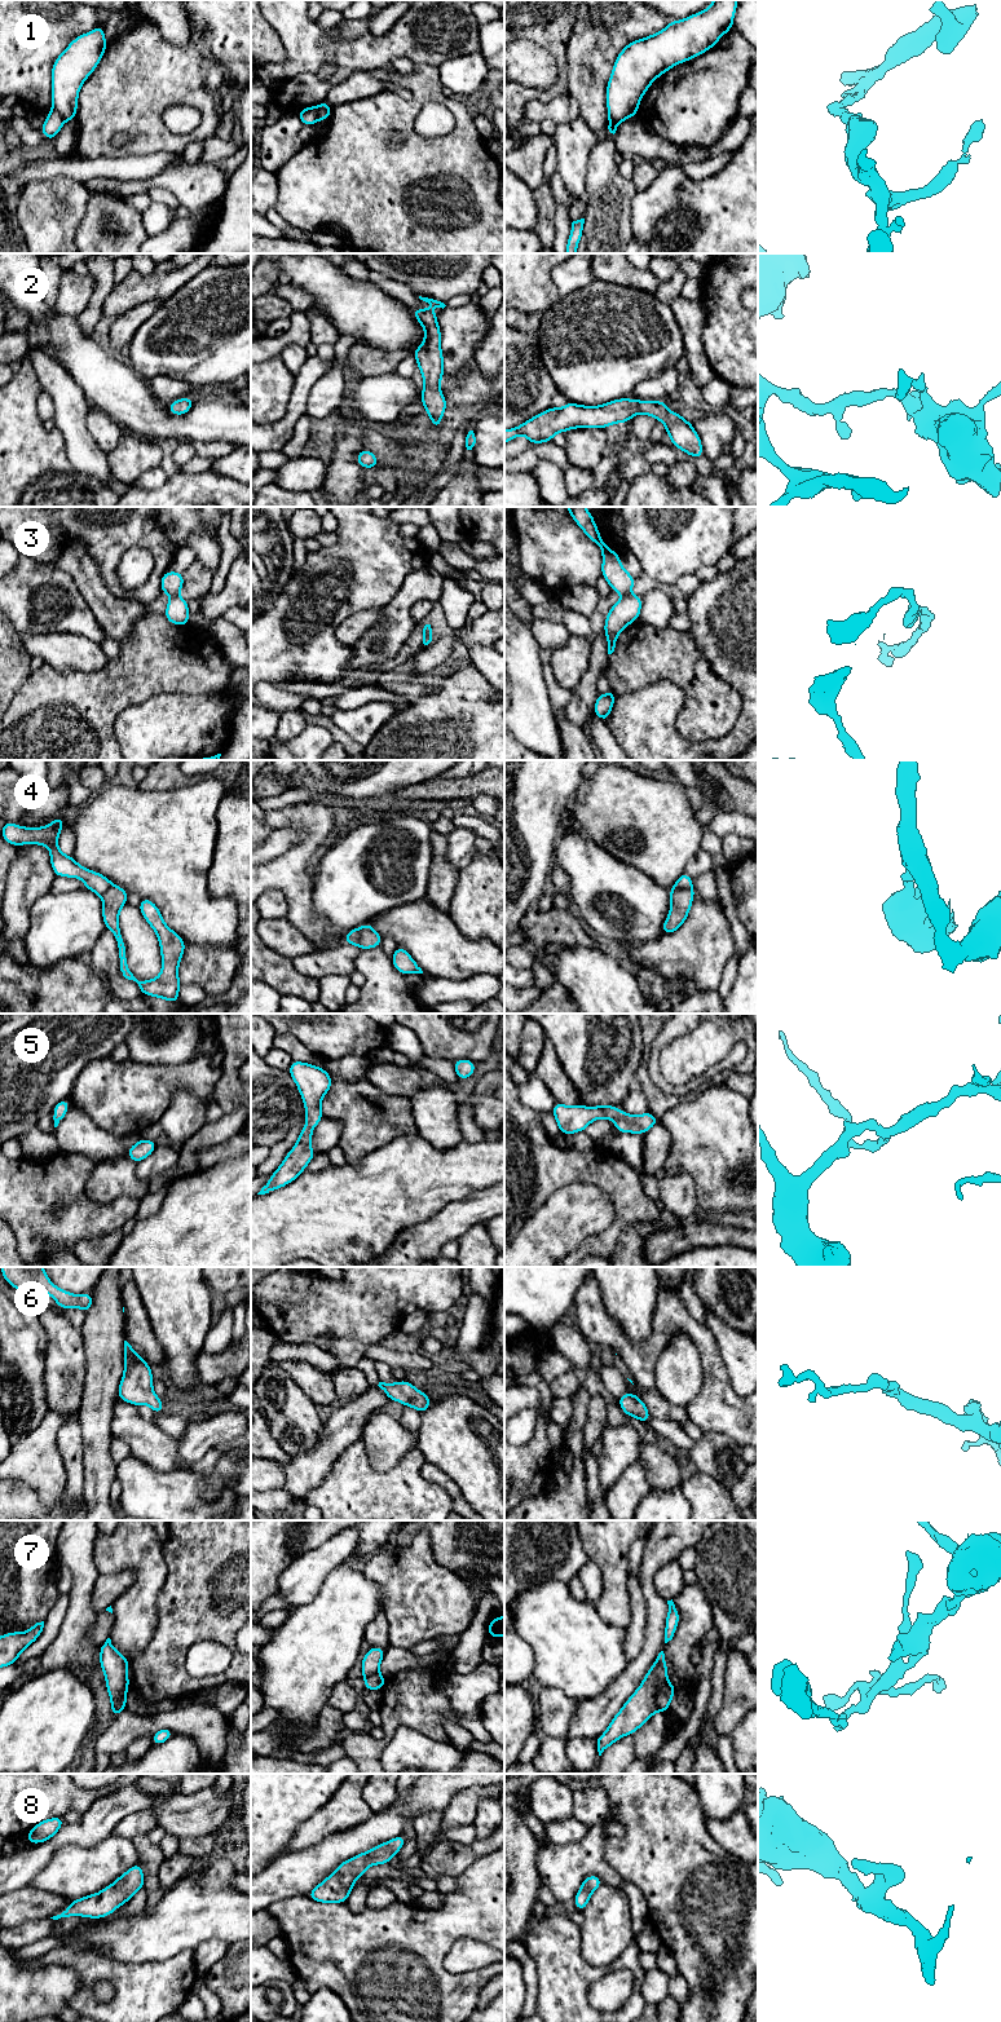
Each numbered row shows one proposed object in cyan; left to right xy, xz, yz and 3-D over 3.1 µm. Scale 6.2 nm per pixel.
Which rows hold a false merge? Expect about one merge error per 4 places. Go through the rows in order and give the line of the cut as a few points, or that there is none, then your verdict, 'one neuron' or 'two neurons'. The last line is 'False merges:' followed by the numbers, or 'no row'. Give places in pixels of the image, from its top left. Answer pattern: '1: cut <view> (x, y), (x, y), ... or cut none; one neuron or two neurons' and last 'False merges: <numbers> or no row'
1: cut xy (52, 109), (65, 120); two neurons
2: cut none; one neuron
3: cut xy (177, 594), (171, 596); two neurons
4: cut yz (692, 887), (671, 890); two neurons
5: cut none; one neuron
6: cut none; one neuron
7: cut yz (667, 1680), (657, 1692), (657, 1709); two neurons
8: cut none; one neuron
False merges: 1, 3, 4, 7

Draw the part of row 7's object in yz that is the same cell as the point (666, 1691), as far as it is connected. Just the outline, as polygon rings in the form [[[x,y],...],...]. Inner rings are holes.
[[[666,1681],[657,1692],[657,1708],[662,1713],[666,1713],[670,1708],[670,1700],[674,1697],[676,1687]]]

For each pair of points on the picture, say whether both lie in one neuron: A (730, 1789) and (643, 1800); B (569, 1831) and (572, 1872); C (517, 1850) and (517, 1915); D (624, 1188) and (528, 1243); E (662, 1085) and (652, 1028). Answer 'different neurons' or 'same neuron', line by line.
A: different neurons
B: different neurons
C: same neuron
D: different neurons
E: different neurons

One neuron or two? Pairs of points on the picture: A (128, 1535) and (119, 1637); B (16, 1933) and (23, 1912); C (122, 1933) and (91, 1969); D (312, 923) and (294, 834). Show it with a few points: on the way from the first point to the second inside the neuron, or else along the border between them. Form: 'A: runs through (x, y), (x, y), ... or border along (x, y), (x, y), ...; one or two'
A: runs through (142, 1561), (142, 1596), (135, 1611); one
B: border along (49, 1917), (30, 1920), (13, 1926); two
C: border along (75, 1942), (132, 1964); two
D: border along (300, 821), (303, 837), (282, 853), (269, 860); two

